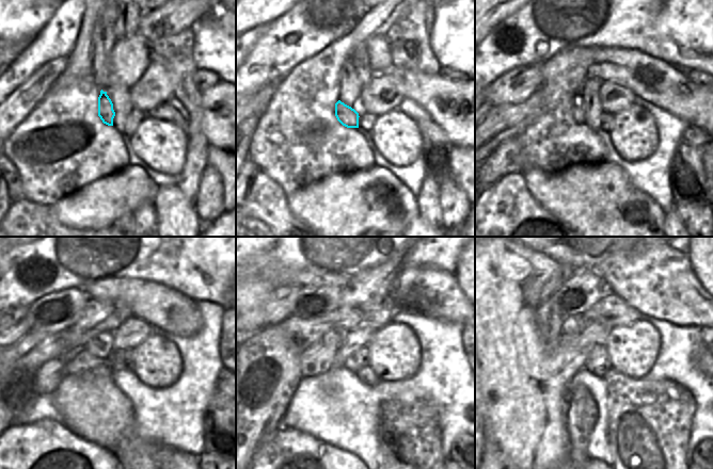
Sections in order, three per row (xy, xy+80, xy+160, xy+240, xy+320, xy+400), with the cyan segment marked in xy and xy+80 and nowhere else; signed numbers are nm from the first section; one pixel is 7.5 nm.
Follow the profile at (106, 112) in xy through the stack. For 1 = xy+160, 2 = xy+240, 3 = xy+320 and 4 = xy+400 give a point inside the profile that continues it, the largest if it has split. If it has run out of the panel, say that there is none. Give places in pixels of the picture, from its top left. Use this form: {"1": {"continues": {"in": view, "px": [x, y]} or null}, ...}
{"1": {"continues": {"in": "xy+160", "px": [577, 104]}}, "2": {"continues": {"in": "xy+240", "px": [100, 345]}}, "3": {"continues": {"in": "xy+320", "px": [332, 341]}}, "4": {"continues": {"in": "xy+400", "px": [571, 326]}}}

